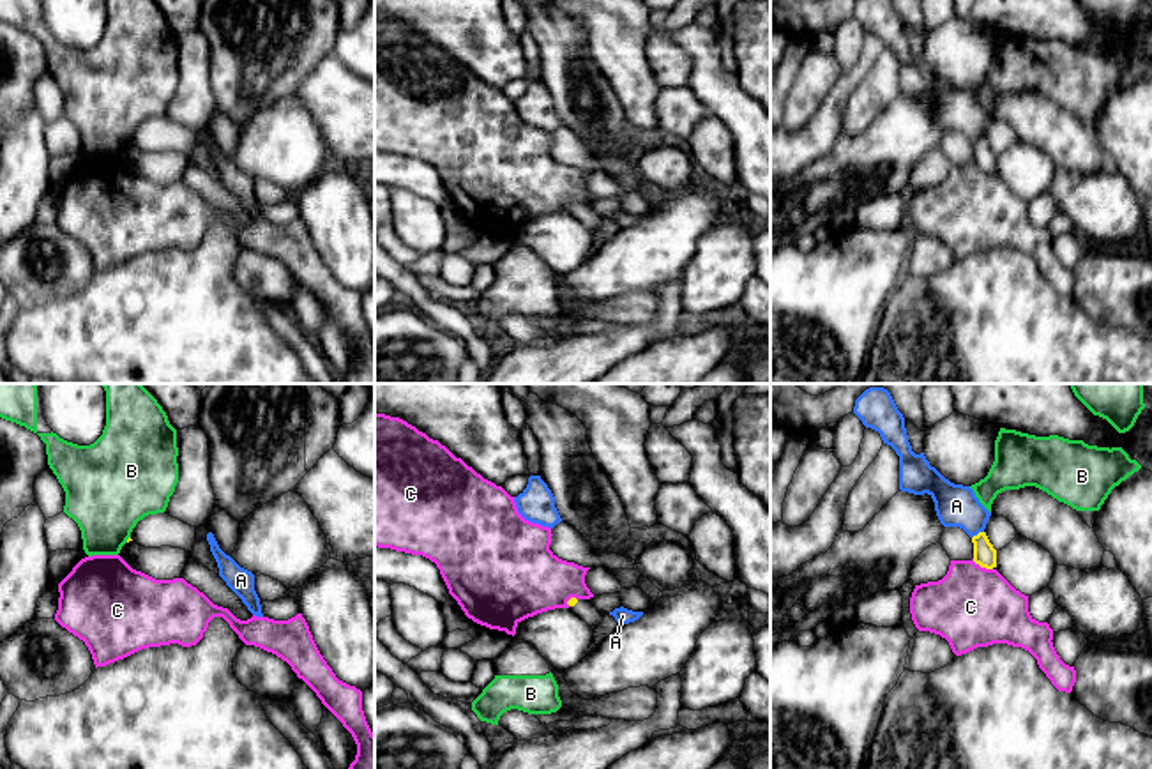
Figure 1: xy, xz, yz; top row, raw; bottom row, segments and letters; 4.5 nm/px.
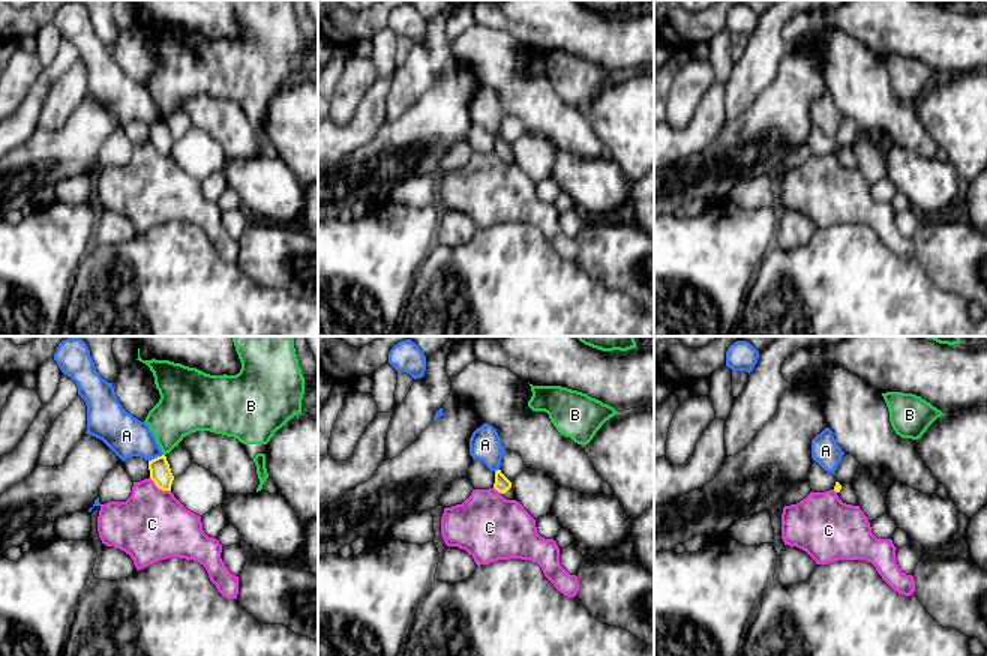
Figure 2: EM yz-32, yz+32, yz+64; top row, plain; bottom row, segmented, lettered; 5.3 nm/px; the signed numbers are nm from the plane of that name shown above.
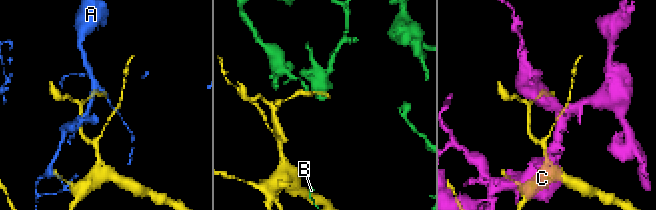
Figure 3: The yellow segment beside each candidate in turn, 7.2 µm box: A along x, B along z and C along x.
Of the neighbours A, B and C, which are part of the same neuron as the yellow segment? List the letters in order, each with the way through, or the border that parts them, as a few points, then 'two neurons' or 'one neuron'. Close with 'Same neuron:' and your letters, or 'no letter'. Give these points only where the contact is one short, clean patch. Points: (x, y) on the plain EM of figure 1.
A: along yz (983, 135), (972, 142) | two neurons
B: two neurons
C: two neurons
Same neuron: no letter

